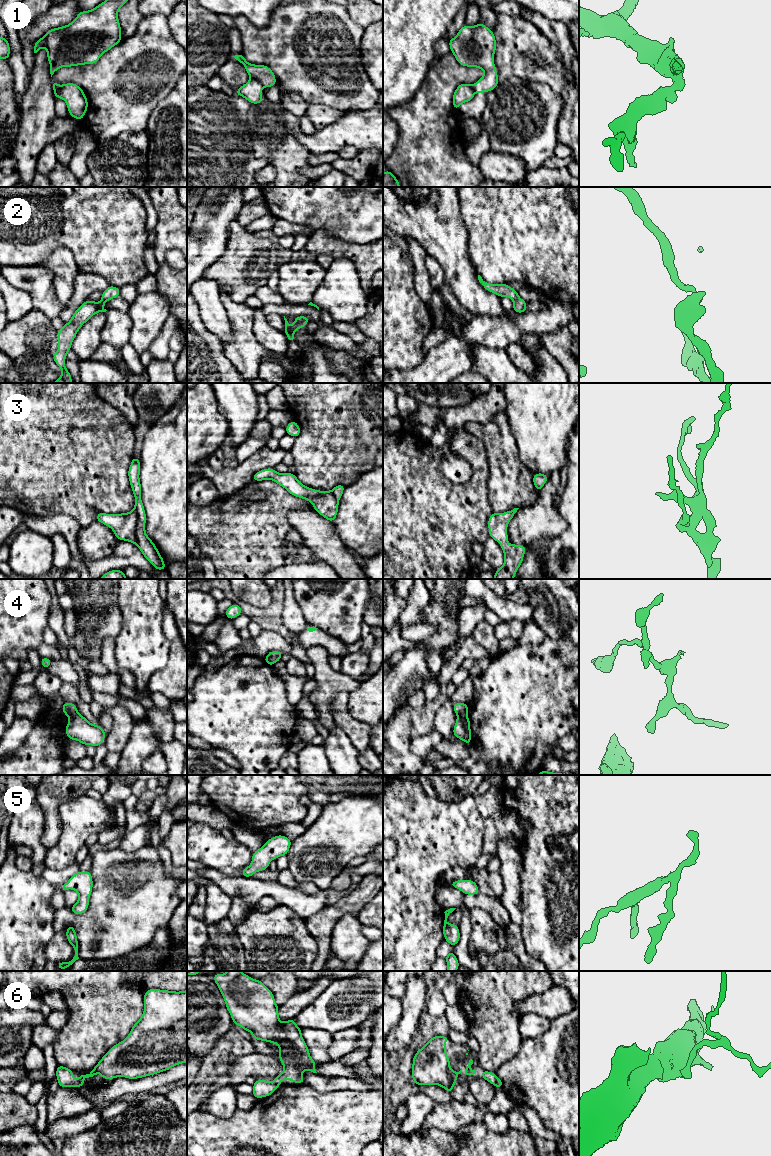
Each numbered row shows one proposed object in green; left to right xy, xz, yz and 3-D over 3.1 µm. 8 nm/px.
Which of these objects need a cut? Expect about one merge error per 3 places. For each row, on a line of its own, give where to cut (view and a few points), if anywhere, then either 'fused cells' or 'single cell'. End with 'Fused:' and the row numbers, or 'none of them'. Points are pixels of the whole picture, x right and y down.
1: cut xz (250, 78), (256, 79), (261, 83); fused cells
2: cut none; single cell
3: cut none; single cell
4: cut yz (466, 713), (458, 716); fused cells
5: cut none; single cell
6: cut none; single cell
Fused: 1, 4

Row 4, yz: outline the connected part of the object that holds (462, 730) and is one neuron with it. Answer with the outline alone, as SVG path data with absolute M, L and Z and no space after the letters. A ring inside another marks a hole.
M459 715L452 732L459 740L463 740L467 745L471 743L471 728L468 715Z

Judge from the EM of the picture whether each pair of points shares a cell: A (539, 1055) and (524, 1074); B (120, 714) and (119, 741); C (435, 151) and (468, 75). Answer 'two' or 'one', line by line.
A: one
B: one
C: one

